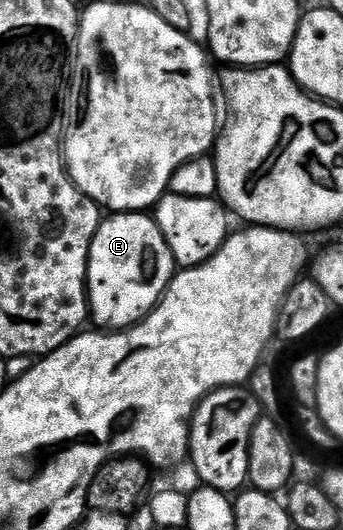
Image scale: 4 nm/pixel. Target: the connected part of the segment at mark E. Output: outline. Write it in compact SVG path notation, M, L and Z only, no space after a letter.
M146 212L107 215L94 235L86 275L86 291L90 298L90 316L93 323L95 320L98 323L95 325L102 330L121 330L140 323L158 305L175 275L176 265L172 250L168 250L168 242L164 242L164 234L160 234L160 226L153 215Z

